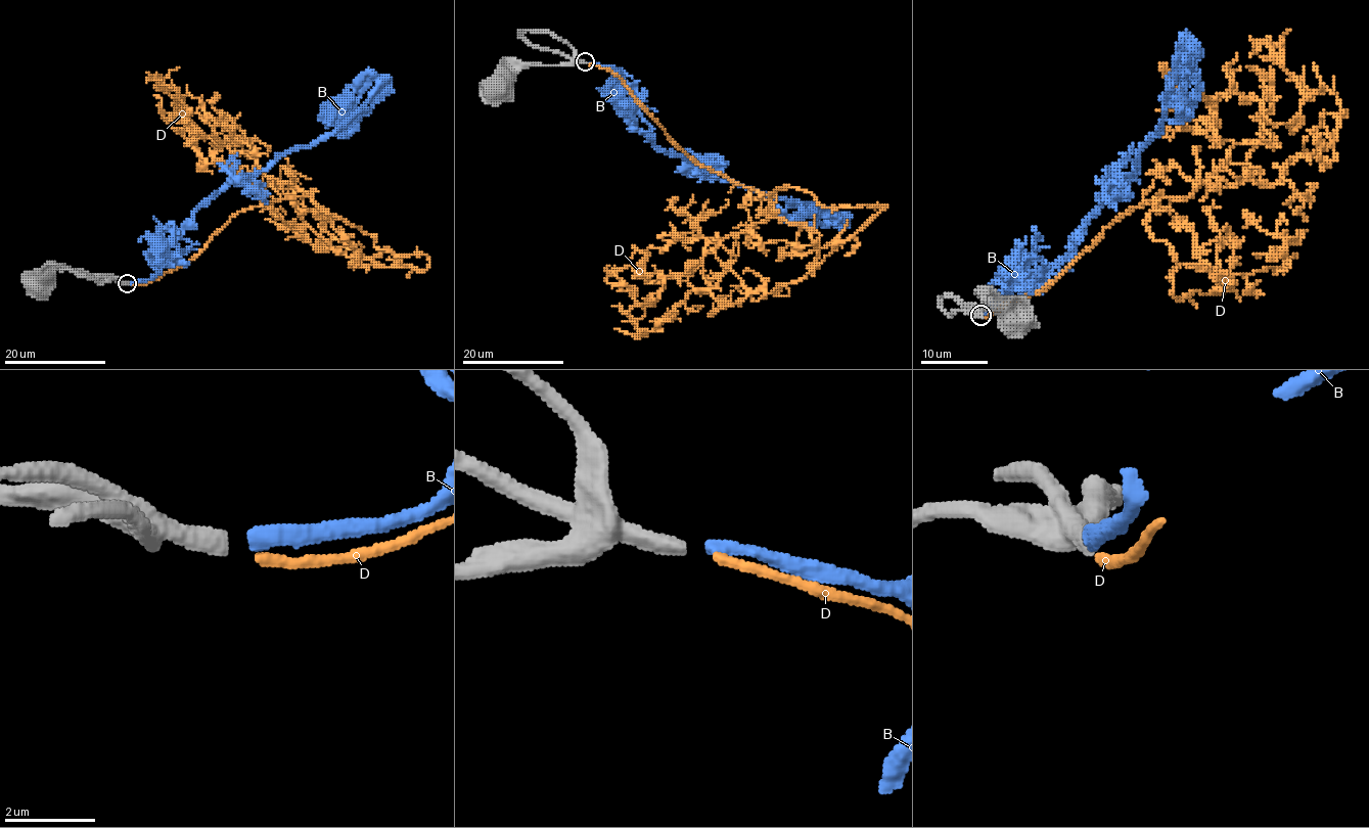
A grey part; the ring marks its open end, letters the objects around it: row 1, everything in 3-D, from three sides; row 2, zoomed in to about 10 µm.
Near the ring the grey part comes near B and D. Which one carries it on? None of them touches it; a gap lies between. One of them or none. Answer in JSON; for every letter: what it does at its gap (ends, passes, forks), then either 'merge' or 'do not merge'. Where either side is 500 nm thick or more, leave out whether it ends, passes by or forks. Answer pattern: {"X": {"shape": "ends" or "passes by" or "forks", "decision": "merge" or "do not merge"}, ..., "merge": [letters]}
{"B": {"shape": "ends", "decision": "merge"}, "D": {"shape": "ends", "decision": "do not merge"}, "merge": ["B"]}

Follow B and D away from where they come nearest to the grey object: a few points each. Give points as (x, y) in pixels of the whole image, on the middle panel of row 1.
B: (588, 62), (618, 75), (610, 97), (660, 149), (685, 157), (711, 179), (835, 214), (776, 212)
D: (588, 63), (733, 181), (770, 195), (794, 186), (832, 210), (886, 206), (769, 292), (721, 261)

